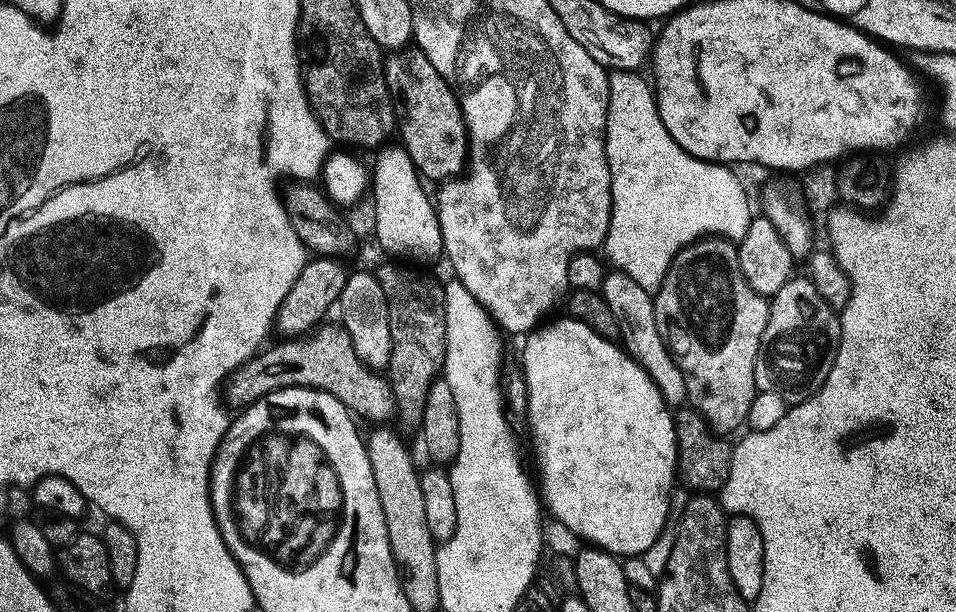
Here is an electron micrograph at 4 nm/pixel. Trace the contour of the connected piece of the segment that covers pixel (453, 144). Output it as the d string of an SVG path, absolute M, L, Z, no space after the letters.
M408 48L391 55L385 61L385 72L387 86L400 103L398 132L402 134L402 144L420 176L437 184L461 177L470 160L470 139L455 89L445 82L428 55L419 48Z

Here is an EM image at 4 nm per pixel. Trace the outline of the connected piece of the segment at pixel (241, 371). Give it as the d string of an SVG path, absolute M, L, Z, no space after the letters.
M328 322L307 338L288 338L283 342L285 344L277 348L269 347L253 356L228 377L226 404L229 409L240 410L249 404L257 404L263 396L269 396L279 388L315 388L330 393L353 415L362 416L373 424L384 424L391 416L393 418L396 401L389 379L364 365L343 326L335 328Z

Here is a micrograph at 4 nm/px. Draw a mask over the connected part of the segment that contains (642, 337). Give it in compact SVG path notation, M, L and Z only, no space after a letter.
M615 270L605 275L600 292L607 305L610 306L615 320L619 323L621 341L625 351L650 374L652 381L658 386L660 393L663 394L665 403L685 403L688 399L685 378L676 364L674 355L658 333L653 295L629 276Z

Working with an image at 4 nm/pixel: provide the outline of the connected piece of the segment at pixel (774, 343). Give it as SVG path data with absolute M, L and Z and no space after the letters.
M793 278L770 300L768 325L756 363L757 389L793 394L811 380L819 381L840 350L841 331L841 317L818 294L812 279Z

